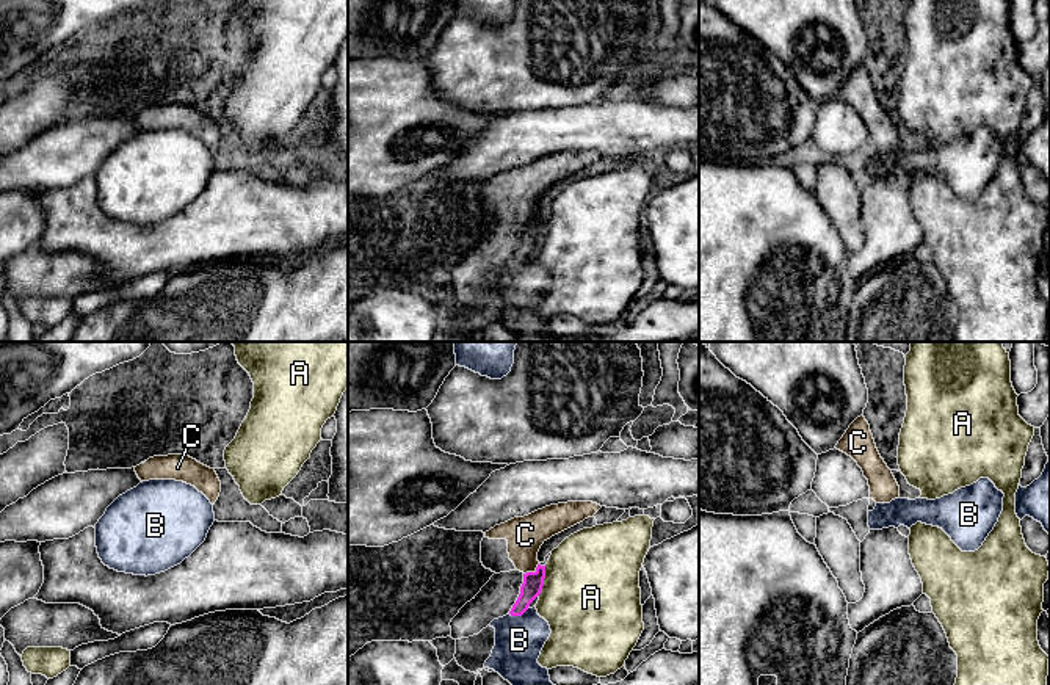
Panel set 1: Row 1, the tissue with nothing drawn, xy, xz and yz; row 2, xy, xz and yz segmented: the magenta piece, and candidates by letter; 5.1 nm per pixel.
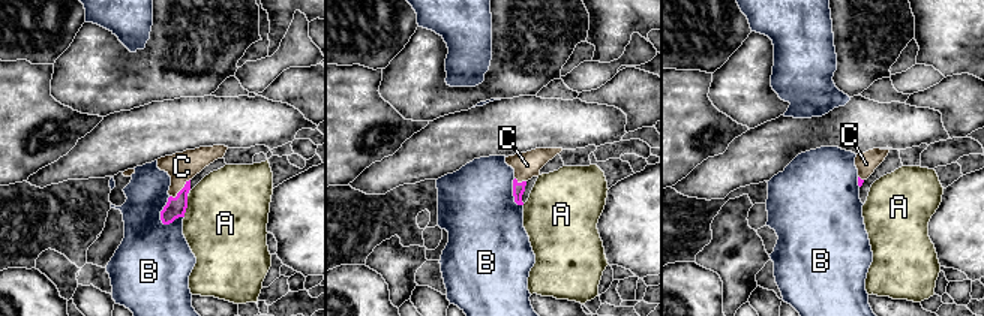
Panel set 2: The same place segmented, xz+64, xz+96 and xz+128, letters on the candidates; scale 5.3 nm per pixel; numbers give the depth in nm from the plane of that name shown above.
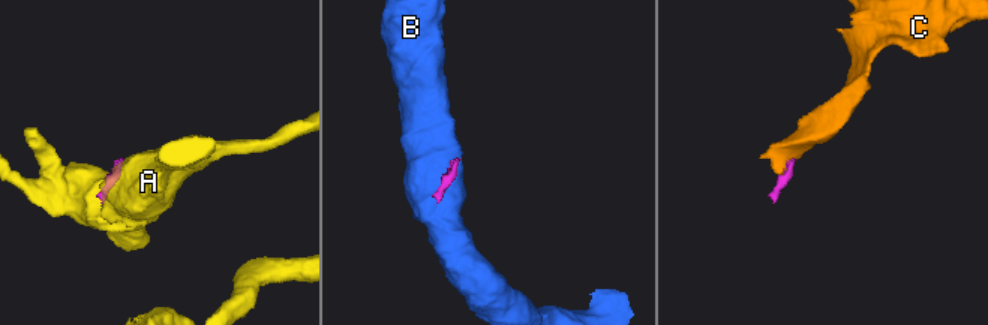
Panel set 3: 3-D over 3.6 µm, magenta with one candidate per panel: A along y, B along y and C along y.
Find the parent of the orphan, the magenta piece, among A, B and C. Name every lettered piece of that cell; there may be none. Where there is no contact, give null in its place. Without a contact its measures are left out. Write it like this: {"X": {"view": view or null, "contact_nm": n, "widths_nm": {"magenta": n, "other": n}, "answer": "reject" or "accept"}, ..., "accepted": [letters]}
{"A": {"view": "xz", "contact_nm": 160, "widths_nm": {"magenta": 110, "other": 480}, "answer": "reject"}, "B": {"view": "xz", "contact_nm": 110, "widths_nm": {"magenta": 110, "other": 260}, "answer": "reject"}, "C": {"view": "xz", "contact_nm": 100, "widths_nm": {"magenta": 110, "other": 190}, "answer": "accept"}, "accepted": ["C"]}

